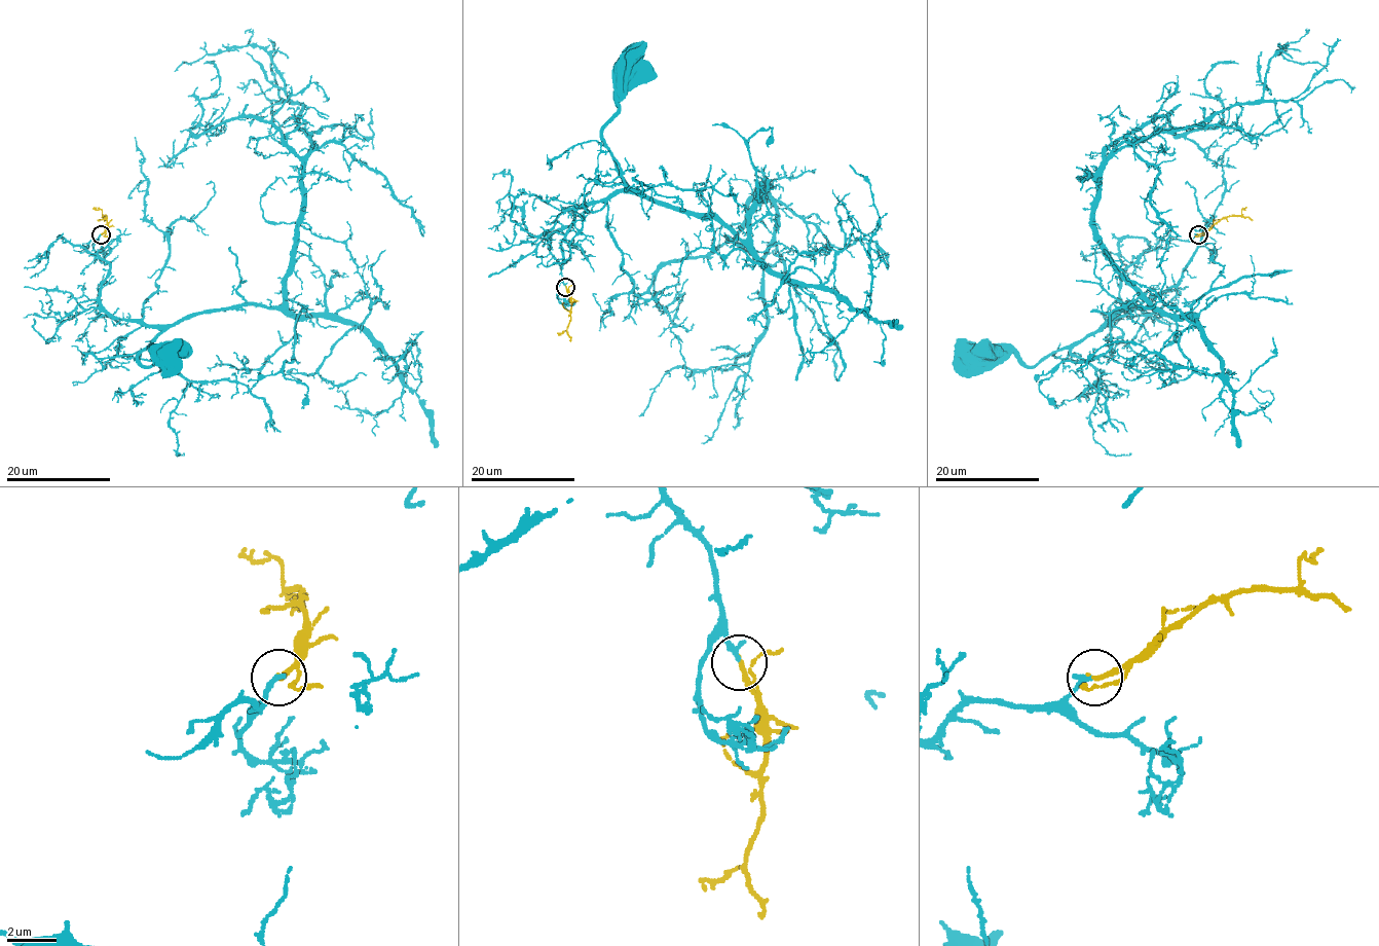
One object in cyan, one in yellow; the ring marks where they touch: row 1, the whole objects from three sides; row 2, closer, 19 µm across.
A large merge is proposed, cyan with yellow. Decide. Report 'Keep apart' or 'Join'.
Join

